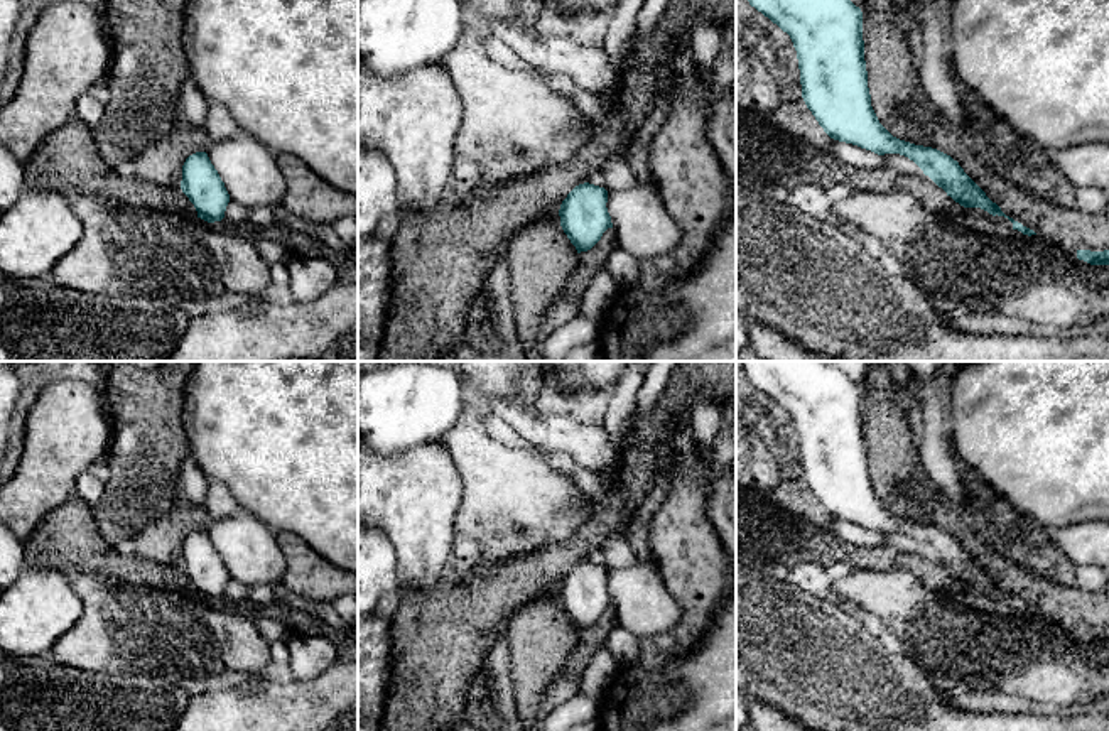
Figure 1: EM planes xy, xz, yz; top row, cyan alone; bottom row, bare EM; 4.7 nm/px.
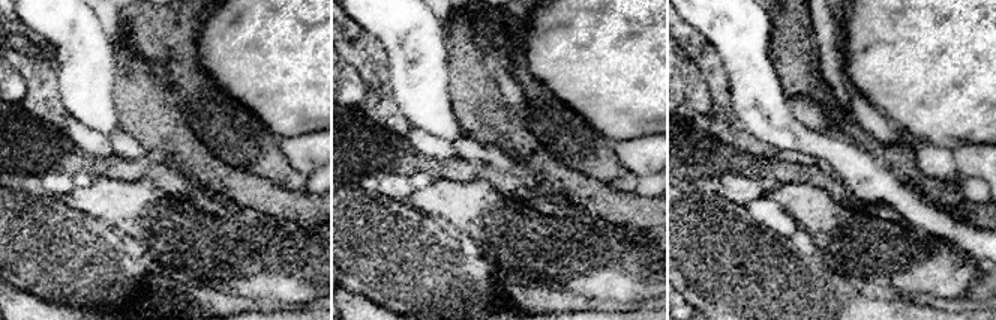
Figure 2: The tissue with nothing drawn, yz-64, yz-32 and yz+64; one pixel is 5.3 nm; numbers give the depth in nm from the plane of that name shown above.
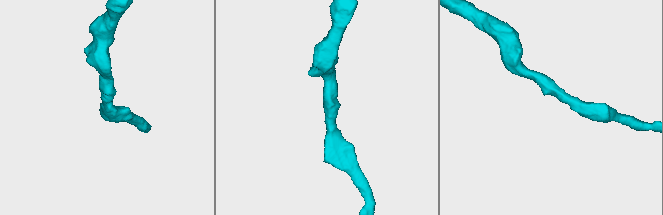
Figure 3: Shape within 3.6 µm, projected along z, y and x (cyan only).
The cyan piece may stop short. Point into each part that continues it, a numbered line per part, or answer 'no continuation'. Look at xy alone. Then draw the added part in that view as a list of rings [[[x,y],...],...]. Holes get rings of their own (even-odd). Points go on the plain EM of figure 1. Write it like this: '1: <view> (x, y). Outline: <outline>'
no continuation

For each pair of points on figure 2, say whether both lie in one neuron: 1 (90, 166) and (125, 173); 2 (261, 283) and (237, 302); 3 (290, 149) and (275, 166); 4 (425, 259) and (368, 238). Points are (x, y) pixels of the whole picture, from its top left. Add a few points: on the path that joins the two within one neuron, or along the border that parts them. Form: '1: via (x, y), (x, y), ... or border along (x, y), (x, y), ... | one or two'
1: via (99, 167), (116, 167) | one
2: border along (210, 286), (267, 301) | two
3: border along (278, 140), (285, 158), (306, 176) | two
4: via (411, 259), (399, 259), (381, 248) | one

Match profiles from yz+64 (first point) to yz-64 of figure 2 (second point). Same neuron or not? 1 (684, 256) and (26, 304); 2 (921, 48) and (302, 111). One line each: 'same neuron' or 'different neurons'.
1: different neurons
2: same neuron

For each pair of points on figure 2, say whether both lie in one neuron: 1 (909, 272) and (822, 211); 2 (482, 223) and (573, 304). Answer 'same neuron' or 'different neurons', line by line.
1: same neuron
2: different neurons

